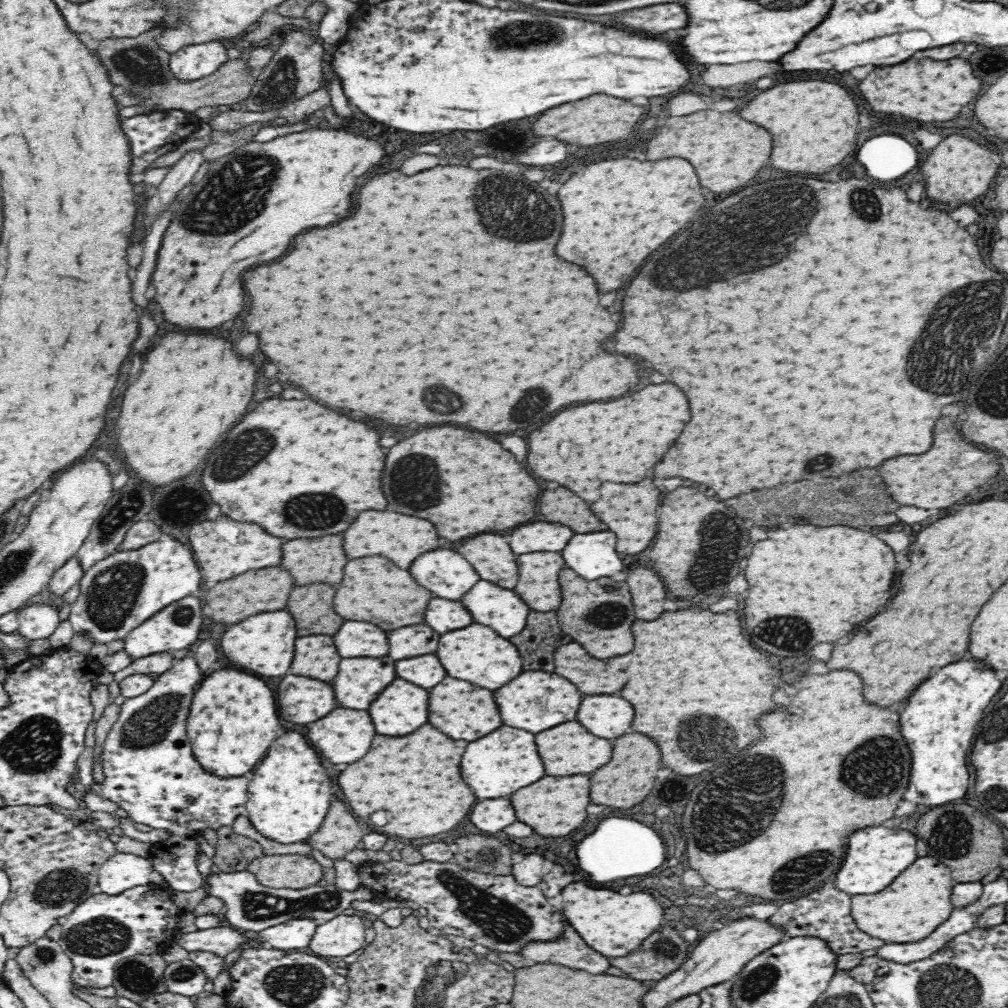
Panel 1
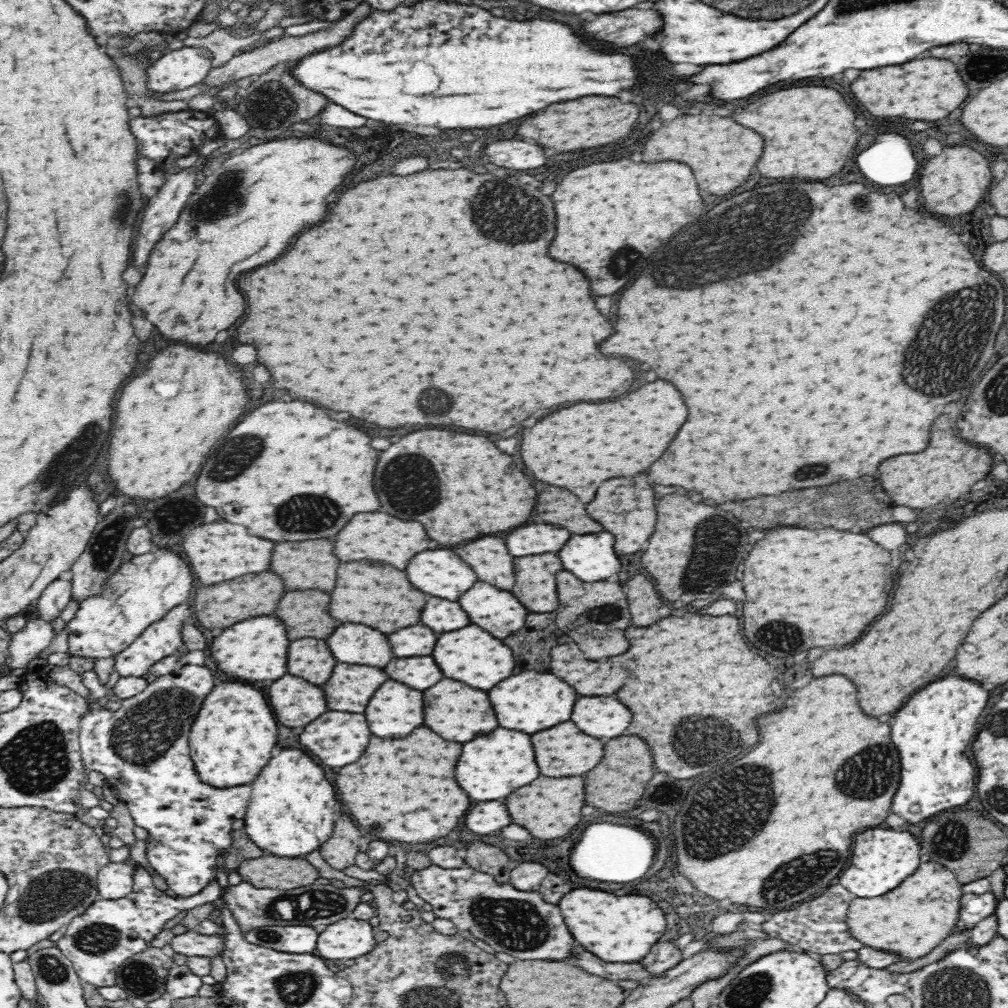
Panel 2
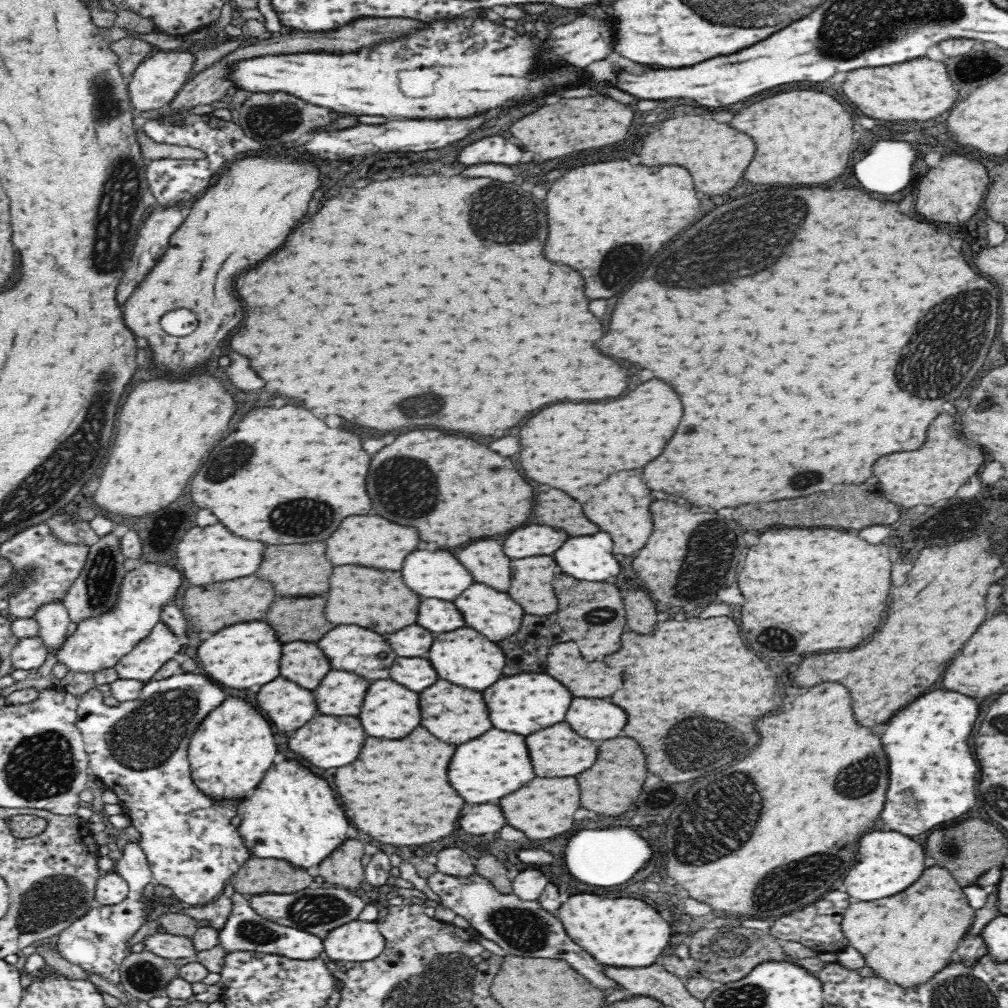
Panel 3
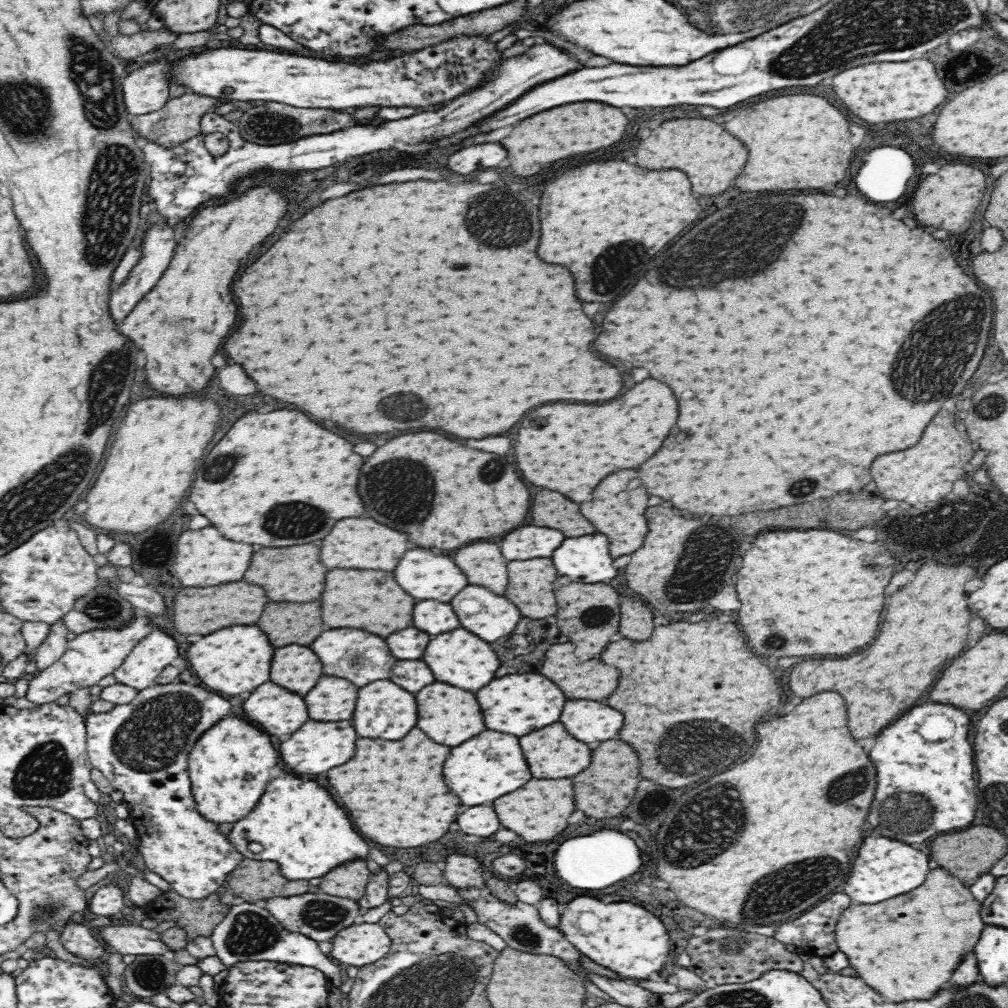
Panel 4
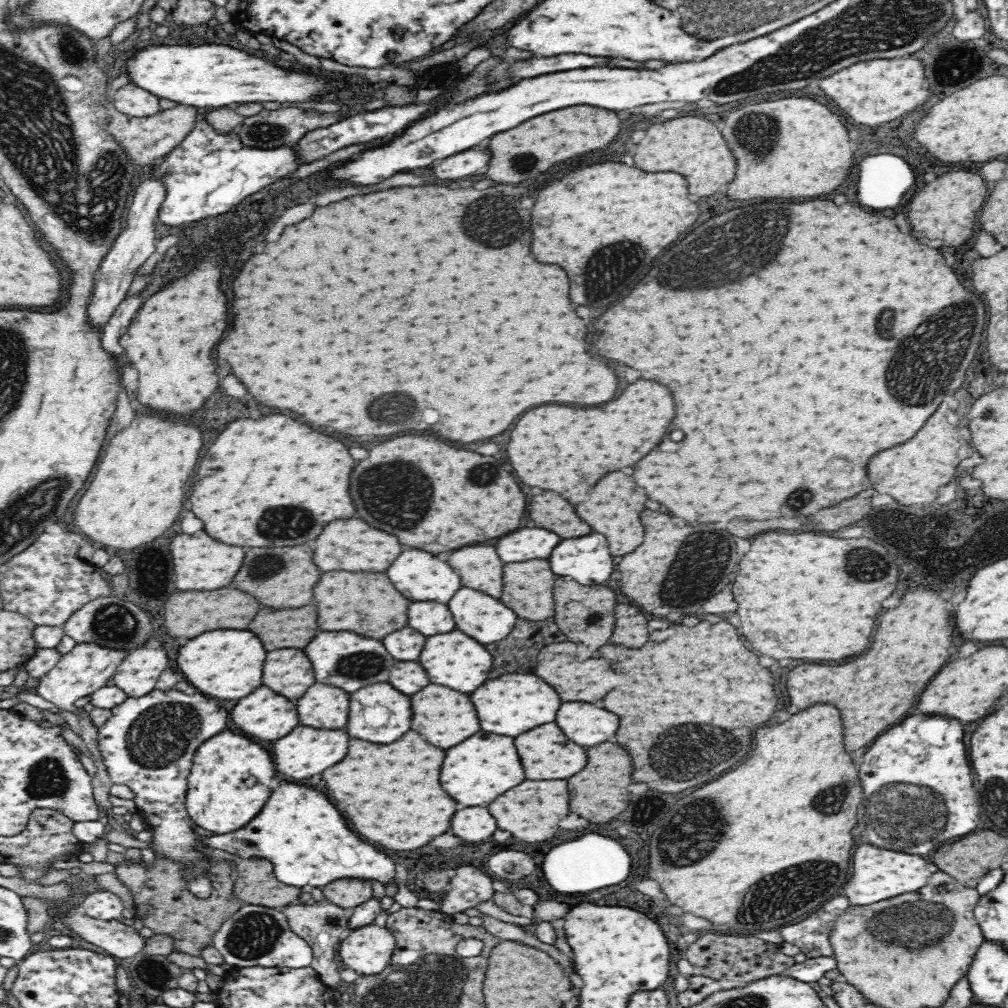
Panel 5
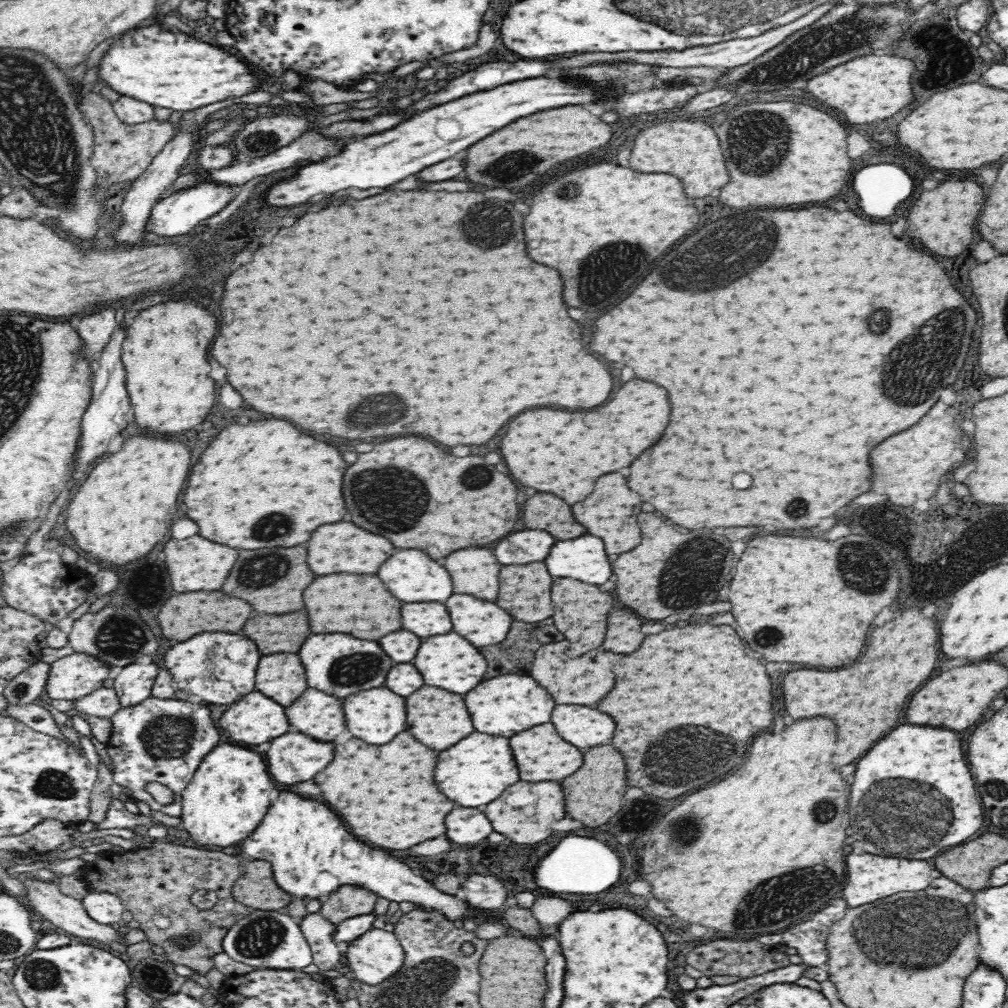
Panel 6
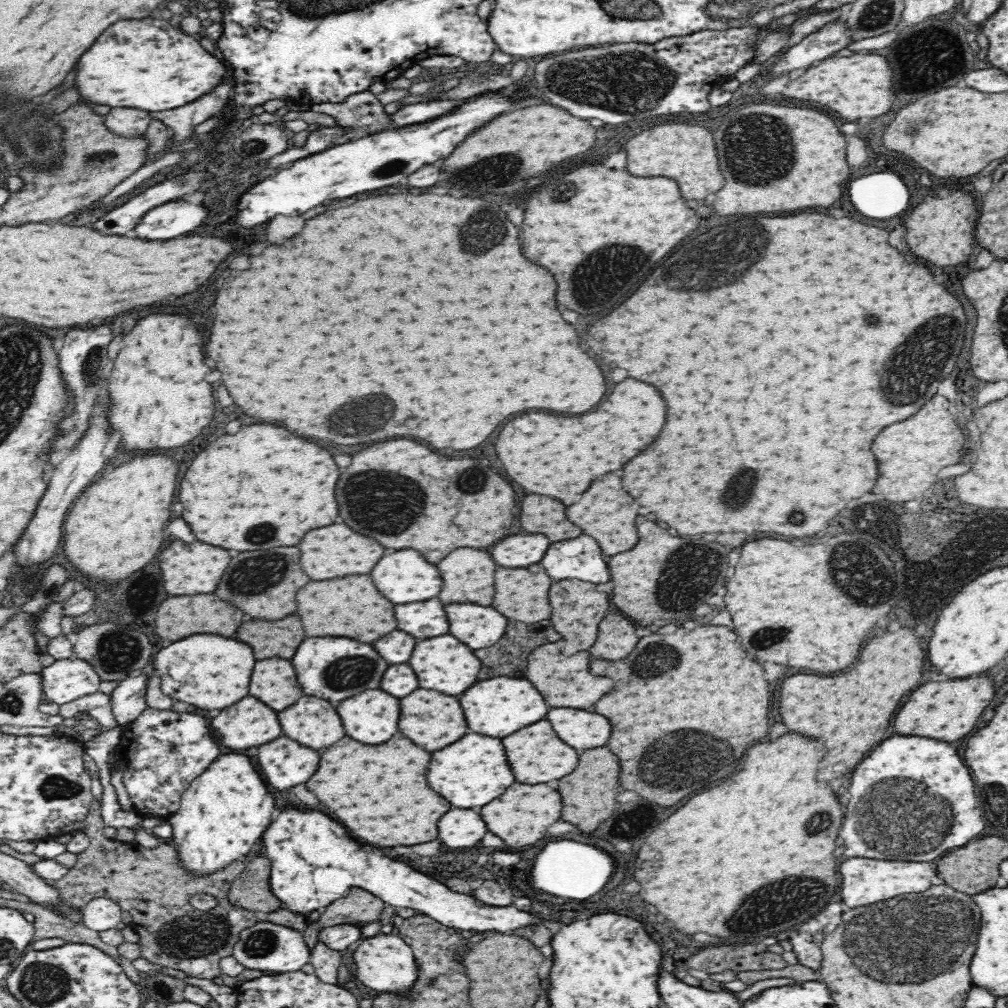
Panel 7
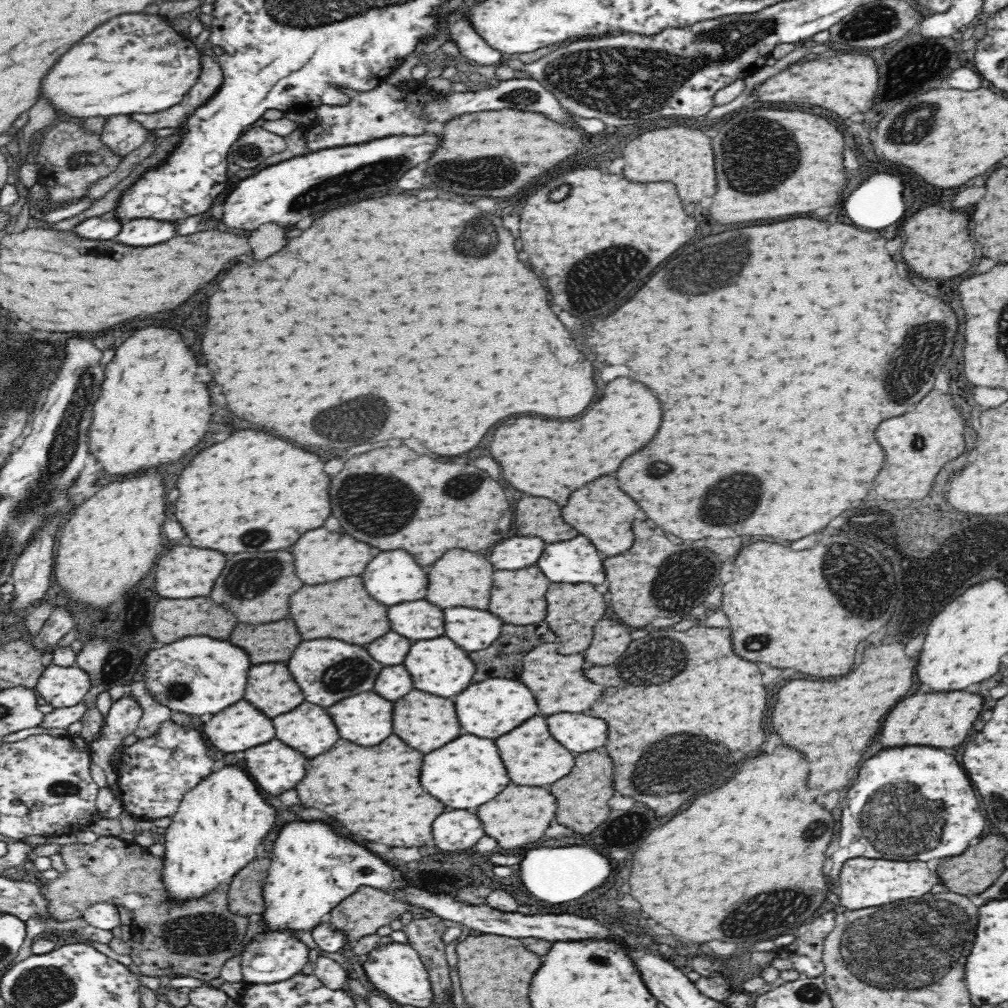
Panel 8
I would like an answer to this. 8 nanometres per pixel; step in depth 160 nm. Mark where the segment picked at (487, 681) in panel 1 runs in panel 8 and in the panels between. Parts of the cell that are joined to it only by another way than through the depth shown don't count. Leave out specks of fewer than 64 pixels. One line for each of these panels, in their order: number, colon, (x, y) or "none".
2: (471, 655)
3: (465, 657)
4: (459, 658)
5: (455, 660)
6: (450, 662)
7: (443, 663)
8: (438, 666)

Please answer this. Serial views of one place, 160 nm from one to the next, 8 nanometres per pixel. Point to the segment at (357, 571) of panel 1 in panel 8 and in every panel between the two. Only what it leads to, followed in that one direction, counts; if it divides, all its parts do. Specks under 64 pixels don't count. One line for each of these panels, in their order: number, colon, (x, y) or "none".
2: (373, 593)
3: (377, 599)
4: (367, 599)
5: (366, 602)
6: (337, 603)
7: (351, 606)
8: (325, 609)

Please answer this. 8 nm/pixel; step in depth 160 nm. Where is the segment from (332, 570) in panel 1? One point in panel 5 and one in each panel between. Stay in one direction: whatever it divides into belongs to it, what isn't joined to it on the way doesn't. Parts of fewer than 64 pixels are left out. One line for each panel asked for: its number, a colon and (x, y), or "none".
2: (315, 558)
3: (299, 569)
4: (295, 574)
5: (279, 577)

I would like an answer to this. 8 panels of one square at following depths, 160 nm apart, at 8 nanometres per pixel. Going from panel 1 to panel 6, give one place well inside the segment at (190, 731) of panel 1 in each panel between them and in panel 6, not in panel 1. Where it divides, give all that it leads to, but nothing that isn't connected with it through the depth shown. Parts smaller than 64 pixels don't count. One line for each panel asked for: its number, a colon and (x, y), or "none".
2: (232, 738)
3: (228, 754)
4: (229, 766)
5: (229, 782)
6: (231, 791)

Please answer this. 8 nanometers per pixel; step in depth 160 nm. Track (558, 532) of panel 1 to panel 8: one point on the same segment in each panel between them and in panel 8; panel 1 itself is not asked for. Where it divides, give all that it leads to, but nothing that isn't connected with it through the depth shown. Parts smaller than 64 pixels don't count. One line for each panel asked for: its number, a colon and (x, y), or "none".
2: (537, 538)
3: (535, 539)
4: (527, 542)
5: (528, 543)
6: (527, 546)
7: (519, 551)
8: (521, 551)

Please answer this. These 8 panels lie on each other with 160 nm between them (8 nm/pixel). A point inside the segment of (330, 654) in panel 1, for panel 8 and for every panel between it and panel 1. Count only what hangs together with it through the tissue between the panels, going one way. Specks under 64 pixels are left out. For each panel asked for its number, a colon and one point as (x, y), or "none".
2: (311, 659)
3: (304, 663)
4: (295, 667)
5: (288, 671)
6: (281, 676)
7: (274, 681)
8: (270, 688)

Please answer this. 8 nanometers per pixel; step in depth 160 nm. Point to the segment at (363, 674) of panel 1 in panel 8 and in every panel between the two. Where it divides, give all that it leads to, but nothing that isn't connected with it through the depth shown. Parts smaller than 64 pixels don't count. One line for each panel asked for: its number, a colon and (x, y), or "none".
2: (349, 690)
3: (341, 693)
4: (332, 699)
5: (323, 706)
6: (315, 713)
7: (313, 722)
8: (309, 728)

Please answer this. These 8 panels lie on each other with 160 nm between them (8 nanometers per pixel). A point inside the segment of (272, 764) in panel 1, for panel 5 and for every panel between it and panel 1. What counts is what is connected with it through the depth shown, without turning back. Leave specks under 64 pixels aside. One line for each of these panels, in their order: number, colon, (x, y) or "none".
2: (291, 810)
3: (293, 815)
4: (297, 823)
5: (299, 830)

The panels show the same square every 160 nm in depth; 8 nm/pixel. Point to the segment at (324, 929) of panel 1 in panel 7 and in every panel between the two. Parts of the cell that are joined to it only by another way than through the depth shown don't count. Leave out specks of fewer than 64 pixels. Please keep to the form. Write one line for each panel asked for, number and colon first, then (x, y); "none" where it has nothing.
2: (348, 937)
3: (356, 941)
4: (361, 943)
5: (367, 949)
6: (375, 955)
7: (384, 962)

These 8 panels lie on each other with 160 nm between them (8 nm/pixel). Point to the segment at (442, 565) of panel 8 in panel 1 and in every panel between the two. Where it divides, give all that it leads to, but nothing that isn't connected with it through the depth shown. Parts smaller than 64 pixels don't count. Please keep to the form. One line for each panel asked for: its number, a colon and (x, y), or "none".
1: (490, 554)
2: (488, 556)
3: (485, 560)
4: (483, 563)
5: (479, 567)
6: (475, 571)
7: (468, 574)

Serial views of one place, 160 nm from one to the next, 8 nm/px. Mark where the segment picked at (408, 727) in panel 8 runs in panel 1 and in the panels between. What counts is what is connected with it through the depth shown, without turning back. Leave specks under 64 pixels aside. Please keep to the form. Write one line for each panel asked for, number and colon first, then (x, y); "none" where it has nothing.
1: (463, 711)
2: (457, 712)
3: (454, 714)
4: (449, 715)
5: (444, 717)
6: (437, 718)
7: (432, 720)

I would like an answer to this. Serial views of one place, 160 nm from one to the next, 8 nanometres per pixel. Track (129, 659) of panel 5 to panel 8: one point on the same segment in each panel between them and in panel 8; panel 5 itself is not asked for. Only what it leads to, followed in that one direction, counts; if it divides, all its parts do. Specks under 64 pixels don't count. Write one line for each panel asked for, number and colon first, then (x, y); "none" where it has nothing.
6: (133, 683)
7: (128, 700)
8: (125, 713)

